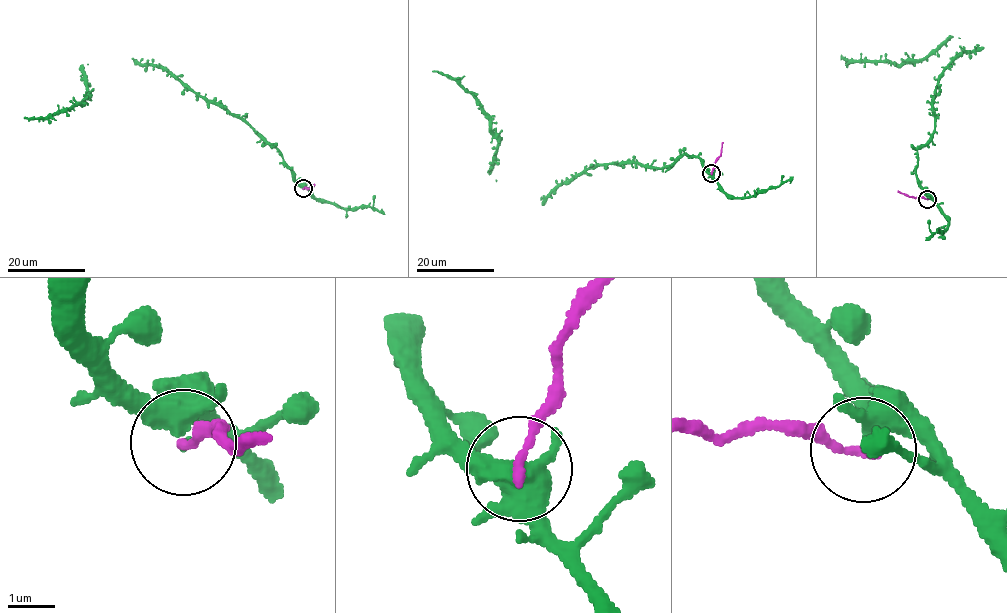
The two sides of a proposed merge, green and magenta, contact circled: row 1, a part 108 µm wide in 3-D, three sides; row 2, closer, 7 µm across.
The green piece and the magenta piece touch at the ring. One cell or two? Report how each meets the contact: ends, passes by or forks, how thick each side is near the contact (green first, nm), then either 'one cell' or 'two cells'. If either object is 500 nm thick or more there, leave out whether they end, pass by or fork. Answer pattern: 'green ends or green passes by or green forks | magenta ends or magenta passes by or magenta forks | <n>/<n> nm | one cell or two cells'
green forks | magenta ends | 360/190 nm | two cells

